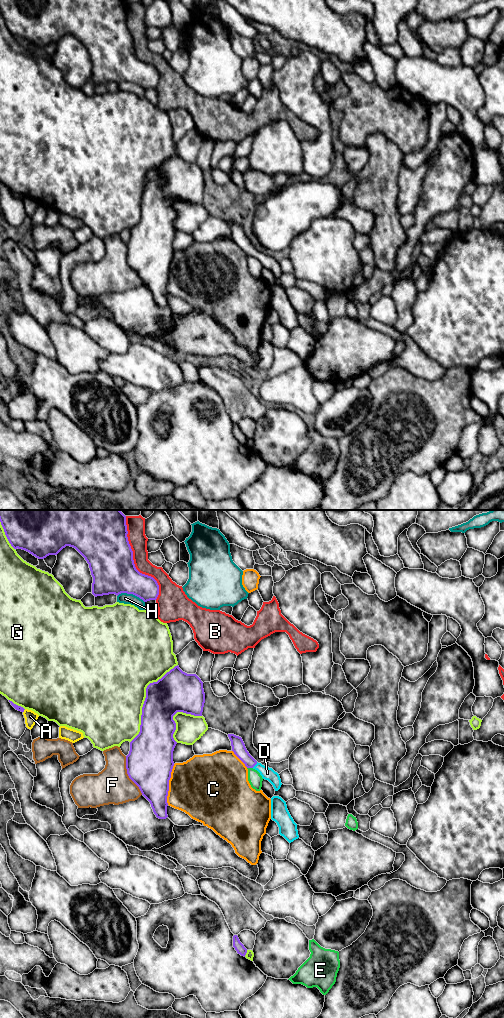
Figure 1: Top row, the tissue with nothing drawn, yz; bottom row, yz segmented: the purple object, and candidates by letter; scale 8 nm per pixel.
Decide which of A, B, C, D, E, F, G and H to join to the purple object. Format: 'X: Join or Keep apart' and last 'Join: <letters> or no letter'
A: Keep apart
B: Keep apart
C: Keep apart
D: Join
E: Keep apart
F: Keep apart
G: Keep apart
H: Keep apart
Join: D

